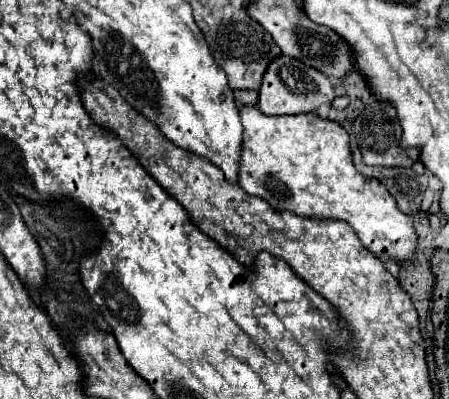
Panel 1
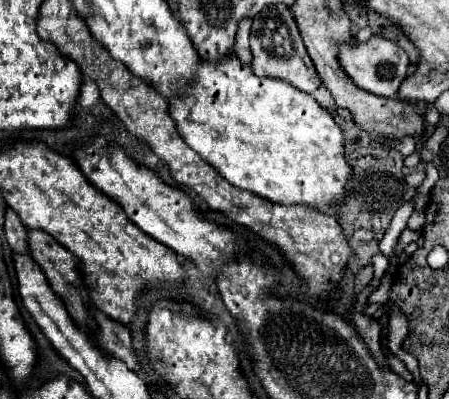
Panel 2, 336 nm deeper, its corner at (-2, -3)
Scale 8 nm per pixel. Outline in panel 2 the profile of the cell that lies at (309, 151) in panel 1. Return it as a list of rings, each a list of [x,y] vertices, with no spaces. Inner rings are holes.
[[[237,56],[235,60],[227,60],[227,64],[201,62],[199,76],[187,86],[183,98],[169,104],[169,112],[177,122],[183,140],[229,184],[283,206],[301,204],[321,210],[333,204],[345,204],[345,184],[351,180],[353,172],[345,160],[343,130],[329,110],[321,108],[313,96],[291,88],[291,84],[255,76],[249,66],[237,60]]]

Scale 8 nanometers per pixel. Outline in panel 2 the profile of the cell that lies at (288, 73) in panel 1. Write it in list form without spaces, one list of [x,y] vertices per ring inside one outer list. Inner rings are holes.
[[[285,4],[267,6],[263,8],[263,12],[259,12],[259,16],[255,16],[251,26],[251,52],[253,52],[251,70],[257,76],[289,82],[291,86],[307,94],[313,94],[321,86],[321,78],[303,46],[297,24]]]

